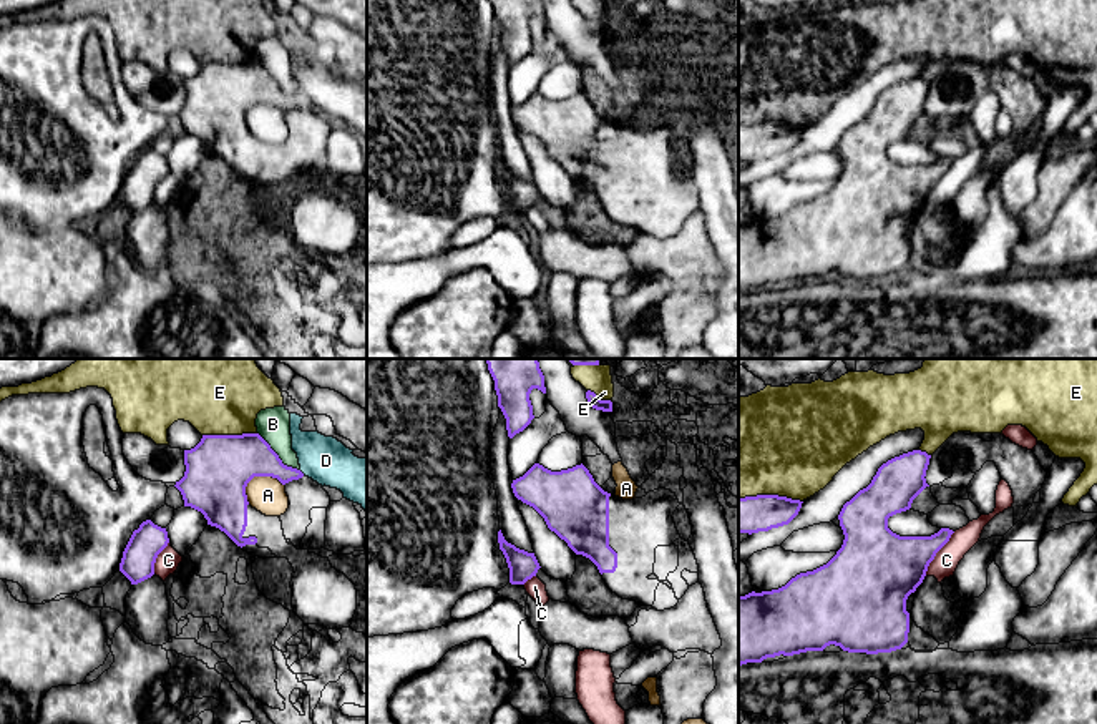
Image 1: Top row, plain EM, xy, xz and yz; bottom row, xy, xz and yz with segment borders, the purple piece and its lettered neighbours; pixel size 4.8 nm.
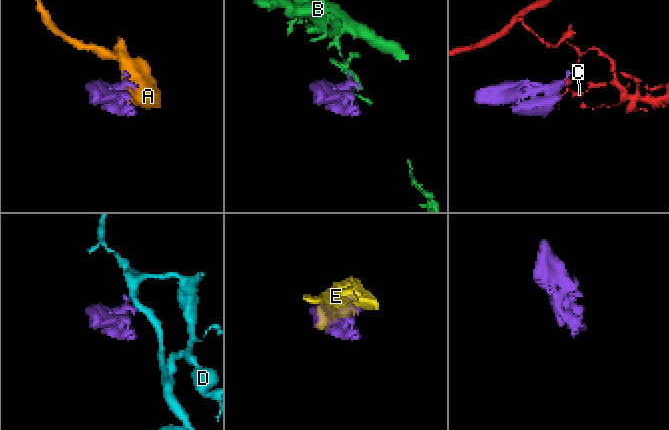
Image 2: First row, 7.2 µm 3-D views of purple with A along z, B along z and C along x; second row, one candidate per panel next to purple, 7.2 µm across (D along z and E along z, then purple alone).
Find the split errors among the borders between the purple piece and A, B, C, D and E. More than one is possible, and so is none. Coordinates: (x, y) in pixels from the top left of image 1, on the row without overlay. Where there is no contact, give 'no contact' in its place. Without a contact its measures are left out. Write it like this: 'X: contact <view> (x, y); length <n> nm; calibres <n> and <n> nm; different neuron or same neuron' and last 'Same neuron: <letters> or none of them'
A: contact xy (258, 103); length 200 nm; calibres 320 and 180 nm; different neuron
B: contact xy (277, 83); length 280 nm; calibres 280 and 160 nm; different neuron
C: contact yz (935, 183); length 280 nm; calibres 360 and 120 nm; different neuron
D: contact xy (301, 100); length 40 nm; calibres 190 and 220 nm; different neuron
E: contact yz (770, 123); length 320 nm; calibres 180 and 500 nm; different neuron
Same neuron: none of them

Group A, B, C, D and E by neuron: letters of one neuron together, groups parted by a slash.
A / B / C / D / E

